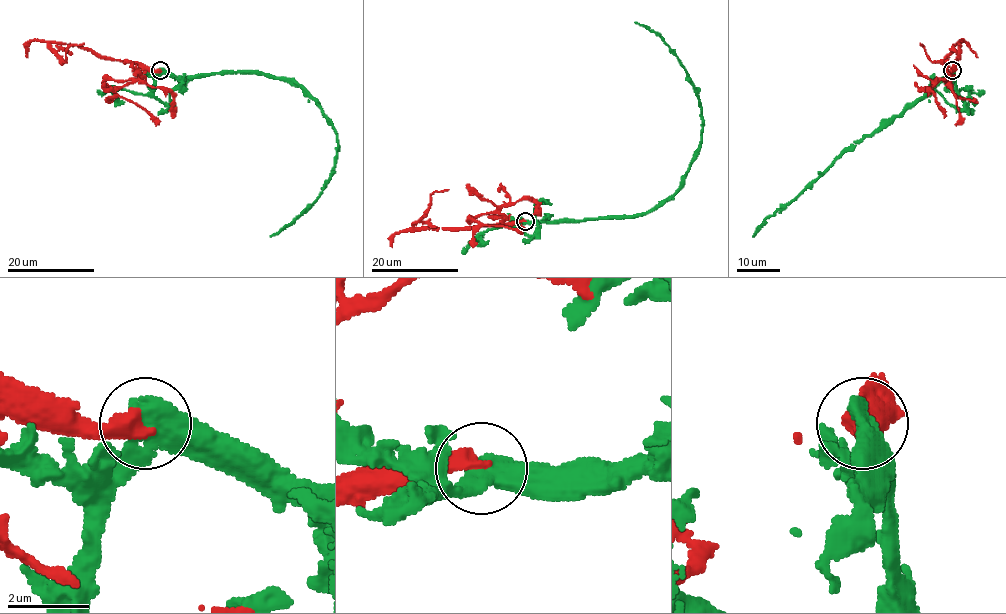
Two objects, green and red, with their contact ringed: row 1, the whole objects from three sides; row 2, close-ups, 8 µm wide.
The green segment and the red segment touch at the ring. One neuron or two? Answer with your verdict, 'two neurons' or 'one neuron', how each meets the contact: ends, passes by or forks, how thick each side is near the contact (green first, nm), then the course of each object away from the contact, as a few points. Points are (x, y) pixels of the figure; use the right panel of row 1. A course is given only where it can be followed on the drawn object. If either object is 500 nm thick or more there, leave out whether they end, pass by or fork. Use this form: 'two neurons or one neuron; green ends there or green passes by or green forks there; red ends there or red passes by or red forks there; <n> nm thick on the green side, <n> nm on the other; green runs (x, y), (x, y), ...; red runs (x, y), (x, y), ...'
two neurons; 500 nm thick on the green side, 400 nm on the other; green runs (951, 70), (951, 77), (949, 72), (921, 98), (886, 119), (846, 149), (797, 195), (770, 215), (753, 236); red runs (951, 70), (958, 58), (958, 43), (943, 59), (932, 61), (920, 43)

